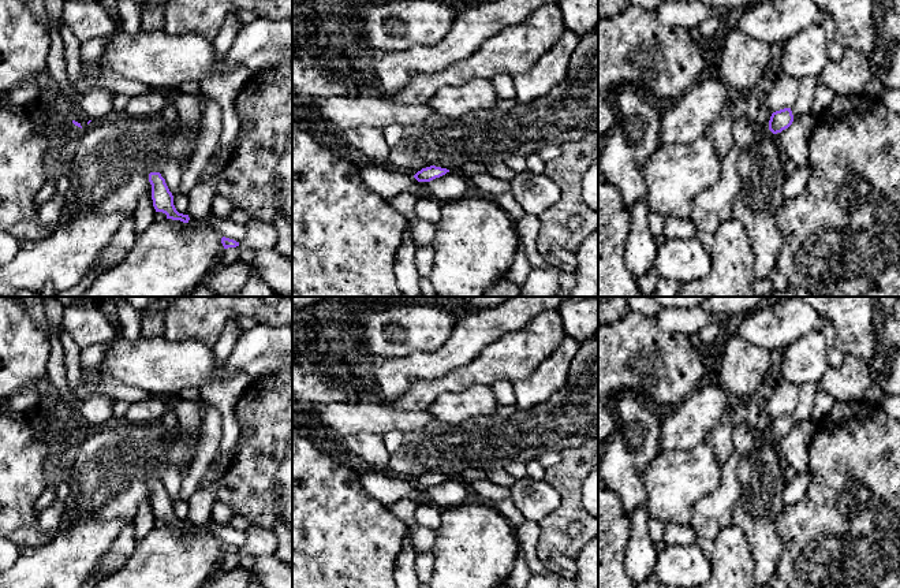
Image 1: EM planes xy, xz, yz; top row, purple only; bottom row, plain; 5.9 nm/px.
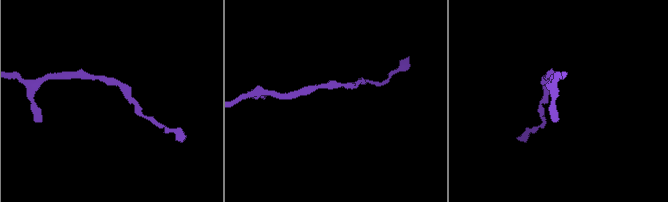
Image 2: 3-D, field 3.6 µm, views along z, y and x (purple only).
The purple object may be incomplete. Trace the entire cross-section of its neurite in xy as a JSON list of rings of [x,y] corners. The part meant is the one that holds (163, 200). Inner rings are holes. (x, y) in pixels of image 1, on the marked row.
[[[150,172],[149,182],[152,185],[152,200],[156,212],[163,212],[167,219],[188,223],[188,215],[179,213],[173,205],[173,196],[169,191],[165,179],[160,172]]]

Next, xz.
[[[430,165],[426,168],[422,168],[421,171],[418,171],[414,178],[418,182],[430,182],[436,178],[440,178],[442,175],[445,175],[447,172],[449,172],[449,170],[447,168],[441,168],[441,167],[436,167],[436,165]]]

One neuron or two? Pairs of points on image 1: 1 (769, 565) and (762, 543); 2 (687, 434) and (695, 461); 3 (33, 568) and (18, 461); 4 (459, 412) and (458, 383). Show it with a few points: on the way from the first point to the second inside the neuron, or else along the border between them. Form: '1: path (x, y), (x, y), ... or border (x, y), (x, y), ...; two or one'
1: path (766, 559), (766, 549); one
2: border (705, 439), (688, 447), (661, 450); two
3: border (55, 532), (44, 543), (22, 547); two
4: border (489, 384), (441, 393), (430, 406); two

